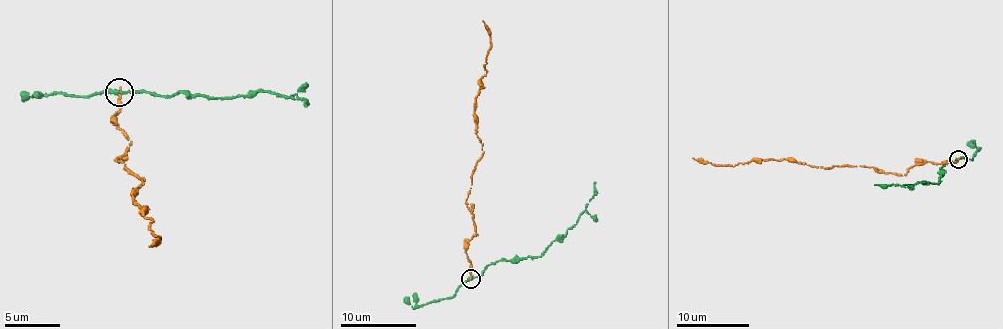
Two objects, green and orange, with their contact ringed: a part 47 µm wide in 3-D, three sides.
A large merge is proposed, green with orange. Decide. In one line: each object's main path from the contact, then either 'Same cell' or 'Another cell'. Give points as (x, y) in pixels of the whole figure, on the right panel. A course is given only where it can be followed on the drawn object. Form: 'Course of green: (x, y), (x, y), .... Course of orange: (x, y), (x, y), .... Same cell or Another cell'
Course of green: (957, 160), (942, 166), (939, 183), (874, 184). Course of orange: (957, 161), (917, 162), (898, 176), (863, 166), (823, 168), (785, 158), (729, 165), (693, 158). Another cell

